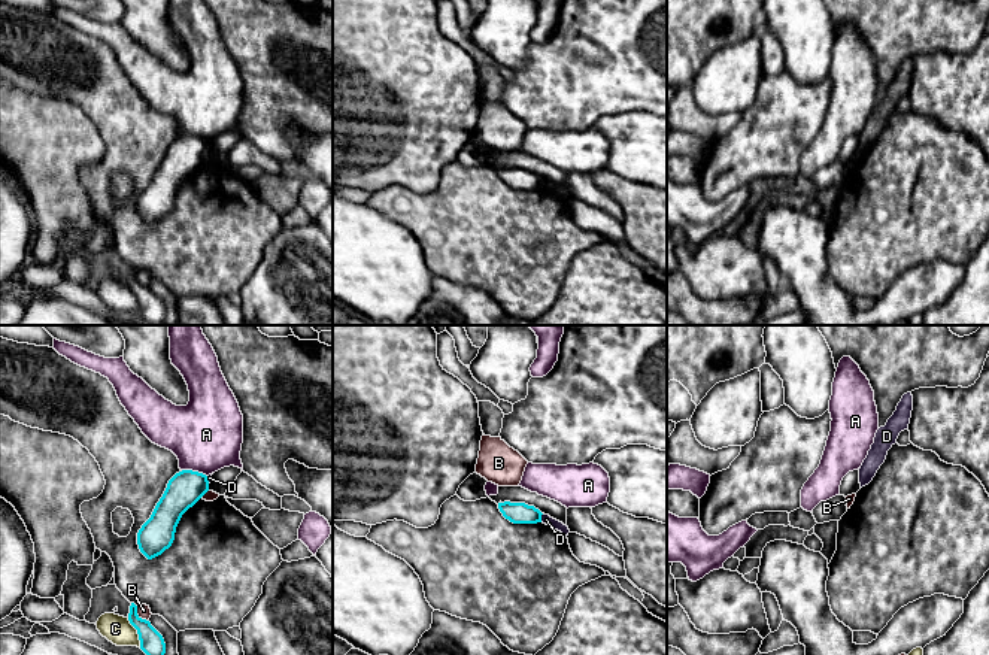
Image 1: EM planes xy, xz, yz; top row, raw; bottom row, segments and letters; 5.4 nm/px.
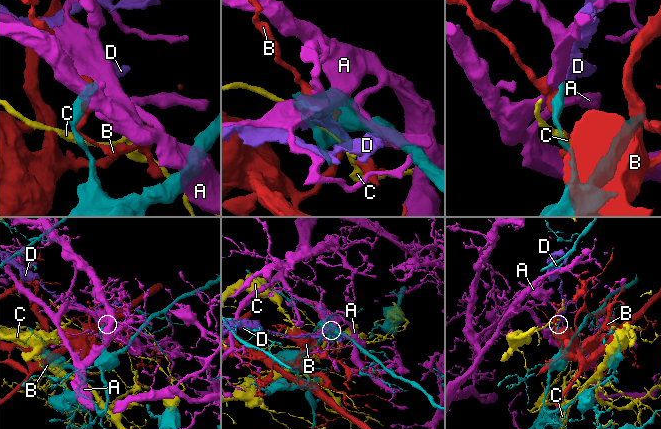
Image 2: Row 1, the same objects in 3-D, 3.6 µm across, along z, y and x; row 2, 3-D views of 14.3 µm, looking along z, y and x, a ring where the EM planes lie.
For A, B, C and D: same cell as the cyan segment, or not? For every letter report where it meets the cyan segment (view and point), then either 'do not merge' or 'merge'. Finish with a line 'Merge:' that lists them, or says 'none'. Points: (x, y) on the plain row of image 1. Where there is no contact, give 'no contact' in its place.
A: xy (194, 138) | do not merge
B: xy (137, 281) | do not merge
C: xy (137, 299) | do not merge
D: xz (540, 184) | do not merge
Merge: none

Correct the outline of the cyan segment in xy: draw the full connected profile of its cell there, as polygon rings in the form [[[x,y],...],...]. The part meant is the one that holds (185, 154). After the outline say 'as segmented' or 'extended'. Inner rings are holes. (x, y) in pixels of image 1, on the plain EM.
[[[182,136],[169,146],[151,184],[137,198],[139,215],[148,225],[172,212],[182,181],[207,157],[207,142],[198,137]]] | as segmented

